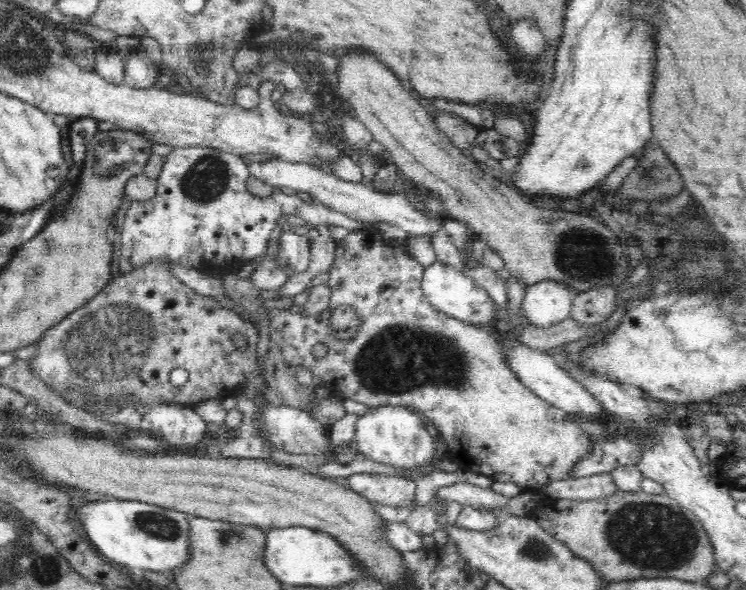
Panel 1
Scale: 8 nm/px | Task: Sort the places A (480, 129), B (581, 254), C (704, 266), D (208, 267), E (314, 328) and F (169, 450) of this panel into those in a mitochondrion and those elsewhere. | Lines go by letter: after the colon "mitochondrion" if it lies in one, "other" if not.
A: other
B: mitochondrion
C: mitochondrion
D: other
E: other
F: other

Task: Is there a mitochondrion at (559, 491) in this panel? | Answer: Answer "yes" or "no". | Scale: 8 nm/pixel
no

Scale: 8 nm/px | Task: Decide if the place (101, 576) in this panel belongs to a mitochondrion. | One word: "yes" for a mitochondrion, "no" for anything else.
no

